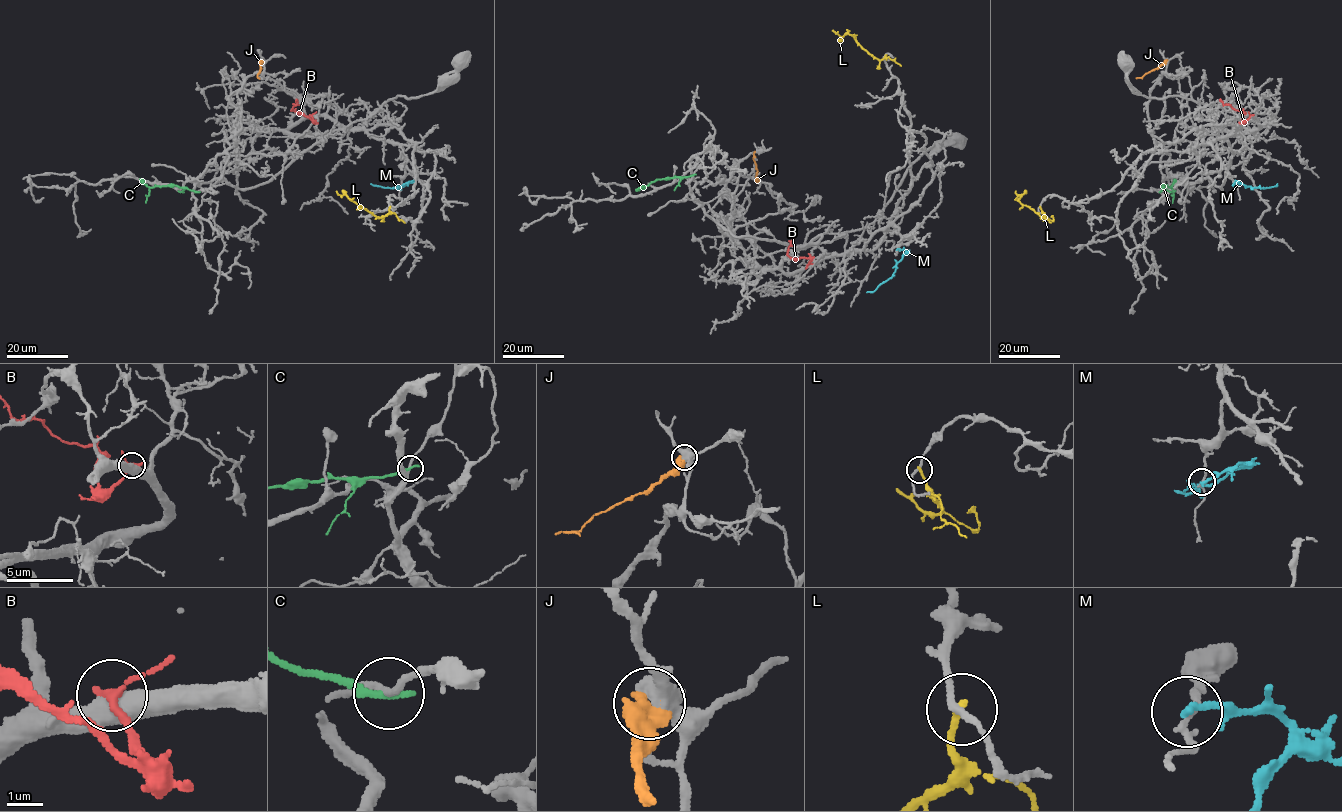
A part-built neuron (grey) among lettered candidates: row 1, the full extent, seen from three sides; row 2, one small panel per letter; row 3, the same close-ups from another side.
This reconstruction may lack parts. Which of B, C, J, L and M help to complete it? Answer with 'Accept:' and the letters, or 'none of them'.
Accept: none of them

